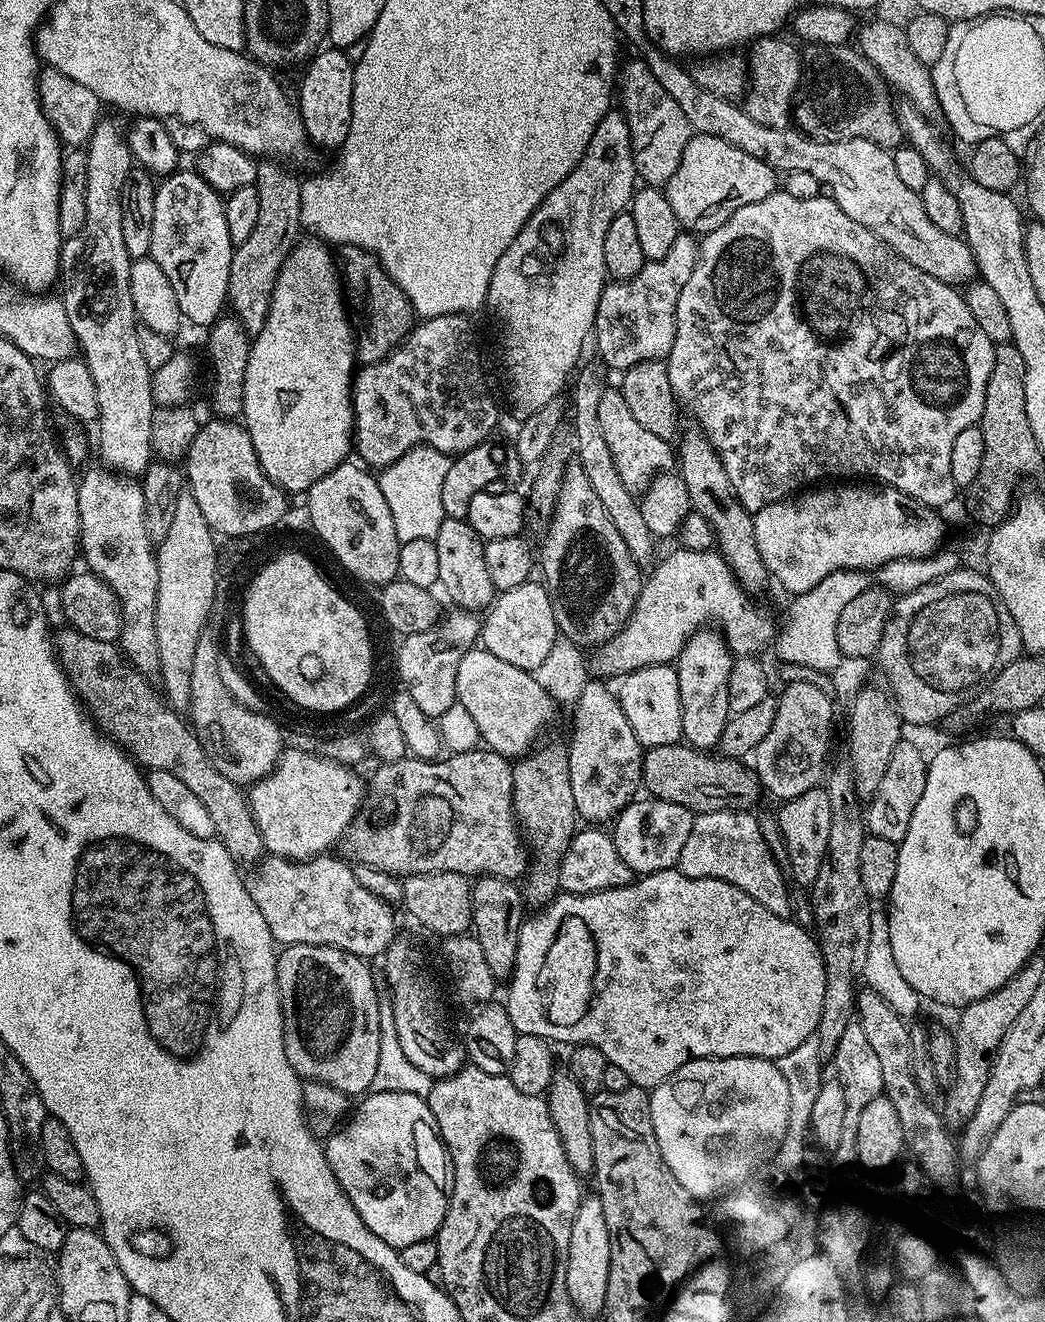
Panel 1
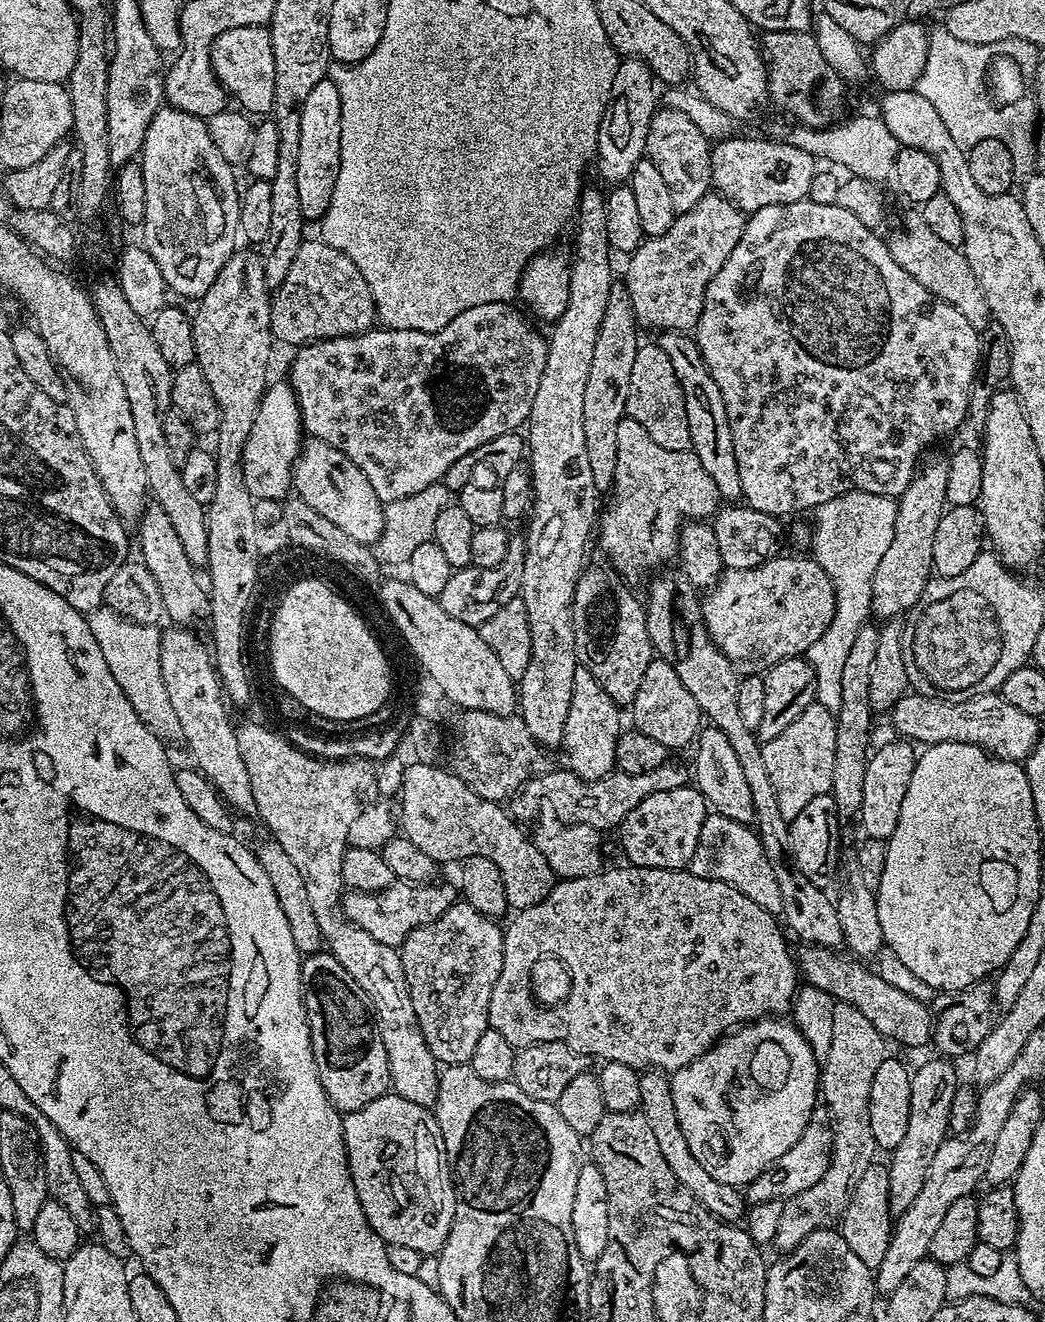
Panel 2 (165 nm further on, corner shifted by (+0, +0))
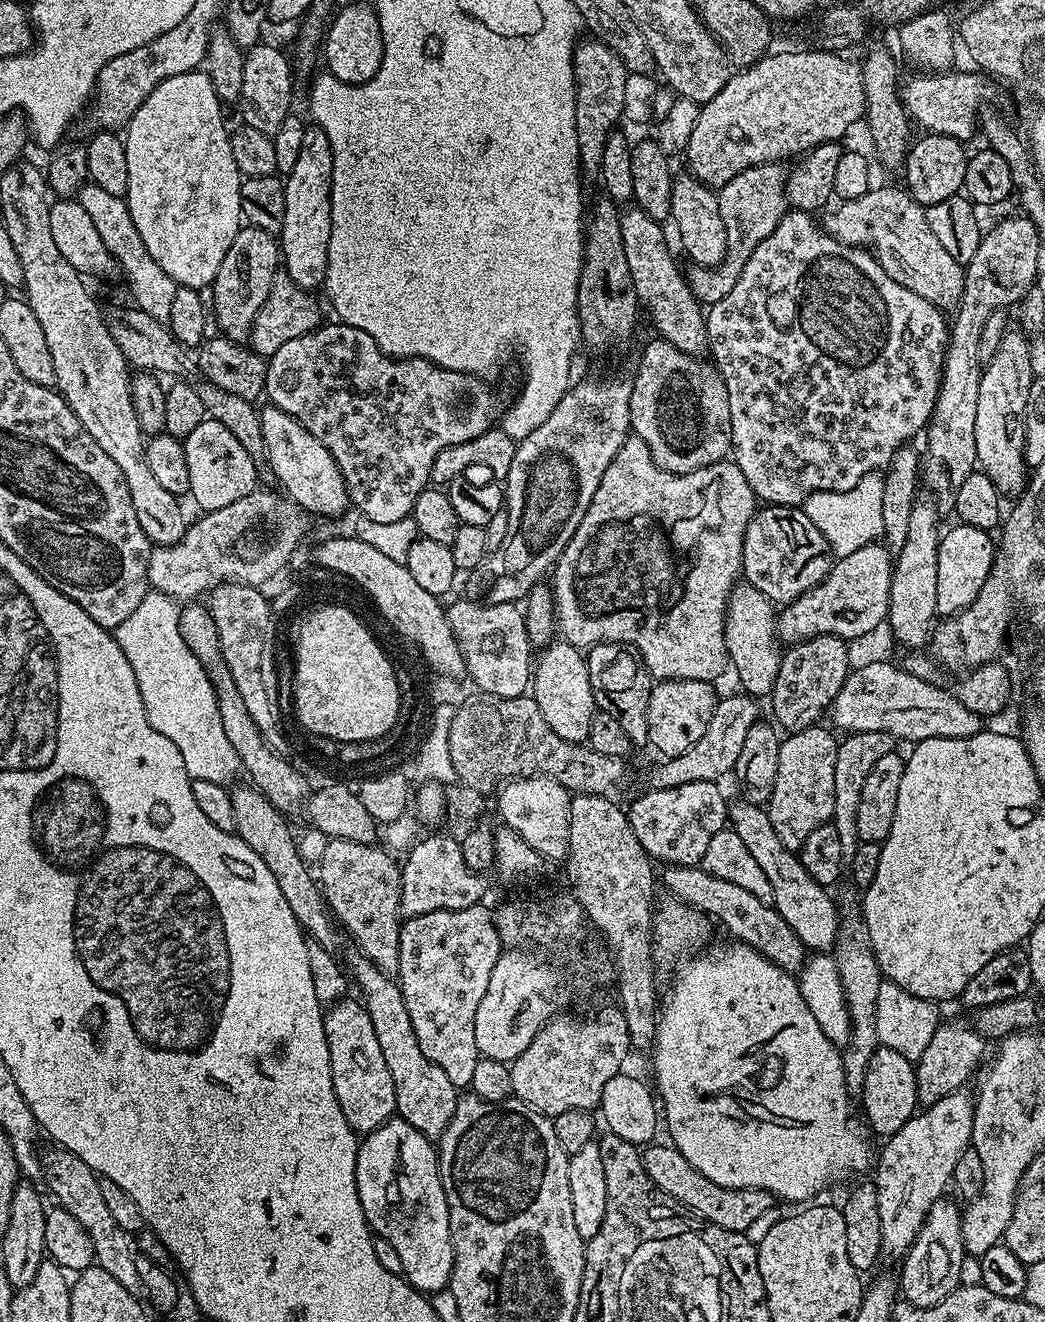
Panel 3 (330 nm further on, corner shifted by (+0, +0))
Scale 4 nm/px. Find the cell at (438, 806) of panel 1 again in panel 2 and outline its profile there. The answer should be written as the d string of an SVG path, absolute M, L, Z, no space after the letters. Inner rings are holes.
M669 762L662 766L654 766L654 770L646 770L646 774L626 774L613 770L597 780L583 780L573 772L549 770L539 776L533 776L515 796L511 797L510 812L517 821L532 820L545 808L557 816L560 824L585 824L601 830L619 829L620 823L650 794L658 794L662 790L678 790L689 783L690 772L680 764Z

